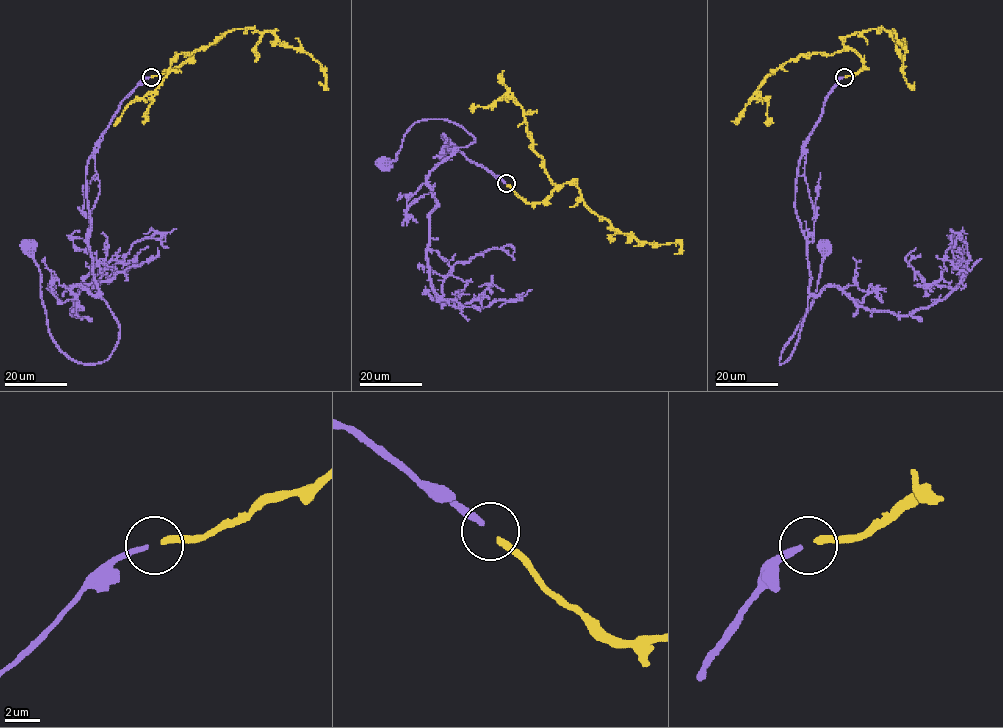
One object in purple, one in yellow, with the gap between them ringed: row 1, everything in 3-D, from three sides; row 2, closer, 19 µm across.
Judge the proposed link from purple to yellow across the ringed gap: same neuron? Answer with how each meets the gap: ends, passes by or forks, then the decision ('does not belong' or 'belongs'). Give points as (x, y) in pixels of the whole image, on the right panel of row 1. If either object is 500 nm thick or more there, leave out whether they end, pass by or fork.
purple ends there; yellow ends there; belongs

